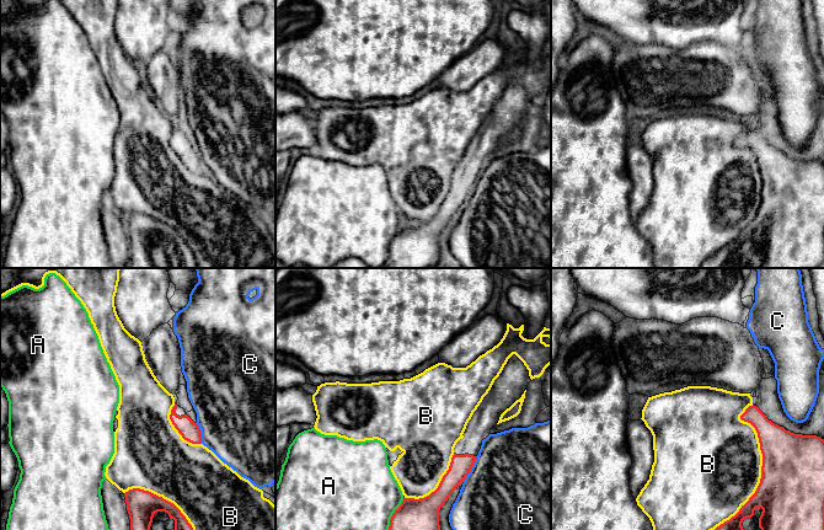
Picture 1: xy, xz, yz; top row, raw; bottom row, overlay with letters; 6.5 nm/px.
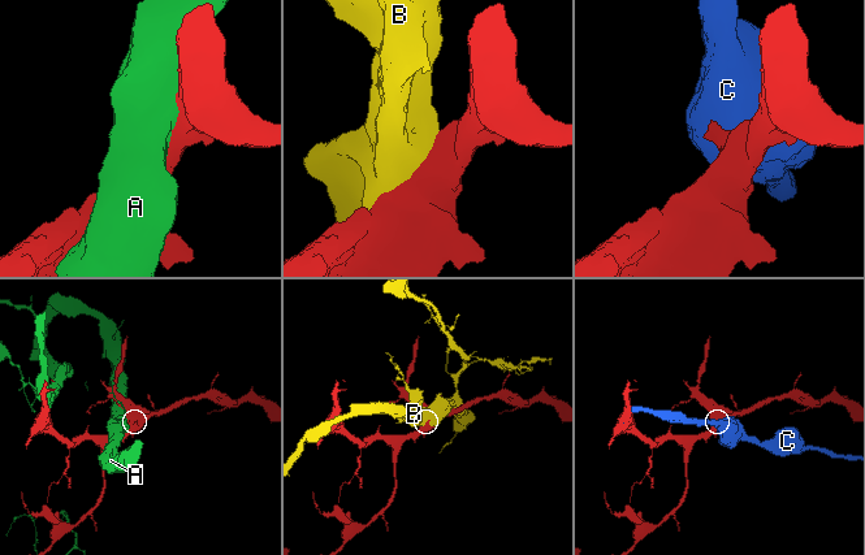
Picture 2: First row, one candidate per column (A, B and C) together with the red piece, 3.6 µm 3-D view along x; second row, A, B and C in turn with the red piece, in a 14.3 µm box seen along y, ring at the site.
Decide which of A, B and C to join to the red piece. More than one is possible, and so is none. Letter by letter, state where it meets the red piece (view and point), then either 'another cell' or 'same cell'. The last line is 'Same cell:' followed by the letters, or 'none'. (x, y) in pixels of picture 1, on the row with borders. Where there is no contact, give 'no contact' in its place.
A: contact xz (392, 514); another cell
B: contact yz (761, 467); another cell
C: contact xz (471, 467); another cell
Same cell: none

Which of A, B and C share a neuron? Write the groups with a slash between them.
A / B / C

